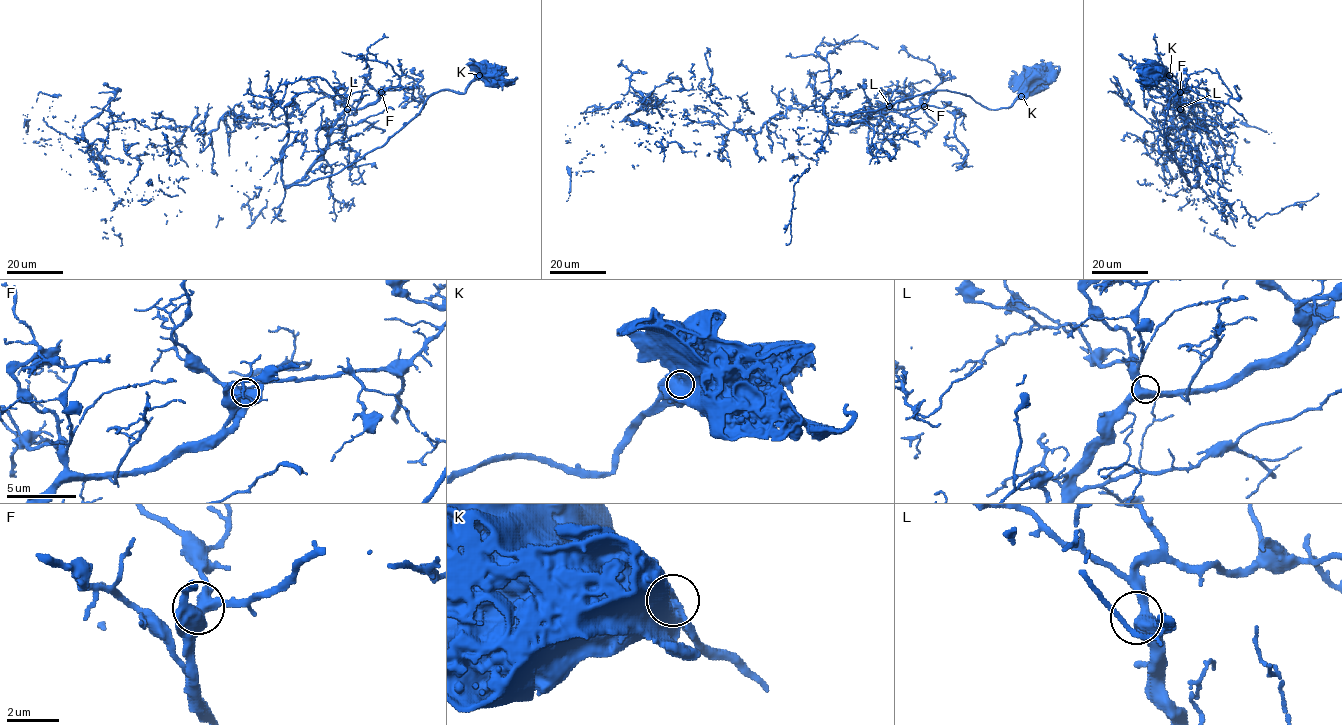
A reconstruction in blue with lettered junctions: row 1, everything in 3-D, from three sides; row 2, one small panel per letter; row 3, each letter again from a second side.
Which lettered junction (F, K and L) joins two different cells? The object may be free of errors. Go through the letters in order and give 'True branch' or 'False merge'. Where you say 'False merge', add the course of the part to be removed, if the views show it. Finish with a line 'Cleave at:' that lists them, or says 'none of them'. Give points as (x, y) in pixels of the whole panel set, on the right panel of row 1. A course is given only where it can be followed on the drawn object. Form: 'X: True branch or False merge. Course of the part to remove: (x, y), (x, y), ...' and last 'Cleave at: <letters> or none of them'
F: True branch
K: False merge. Course of the part to remove: (1169, 75), (1191, 188), (1131, 104), (1207, 131), (1178, 117), (1163, 152), (1186, 92), (1245, 126), (1221, 138)
L: True branch
Cleave at: K

